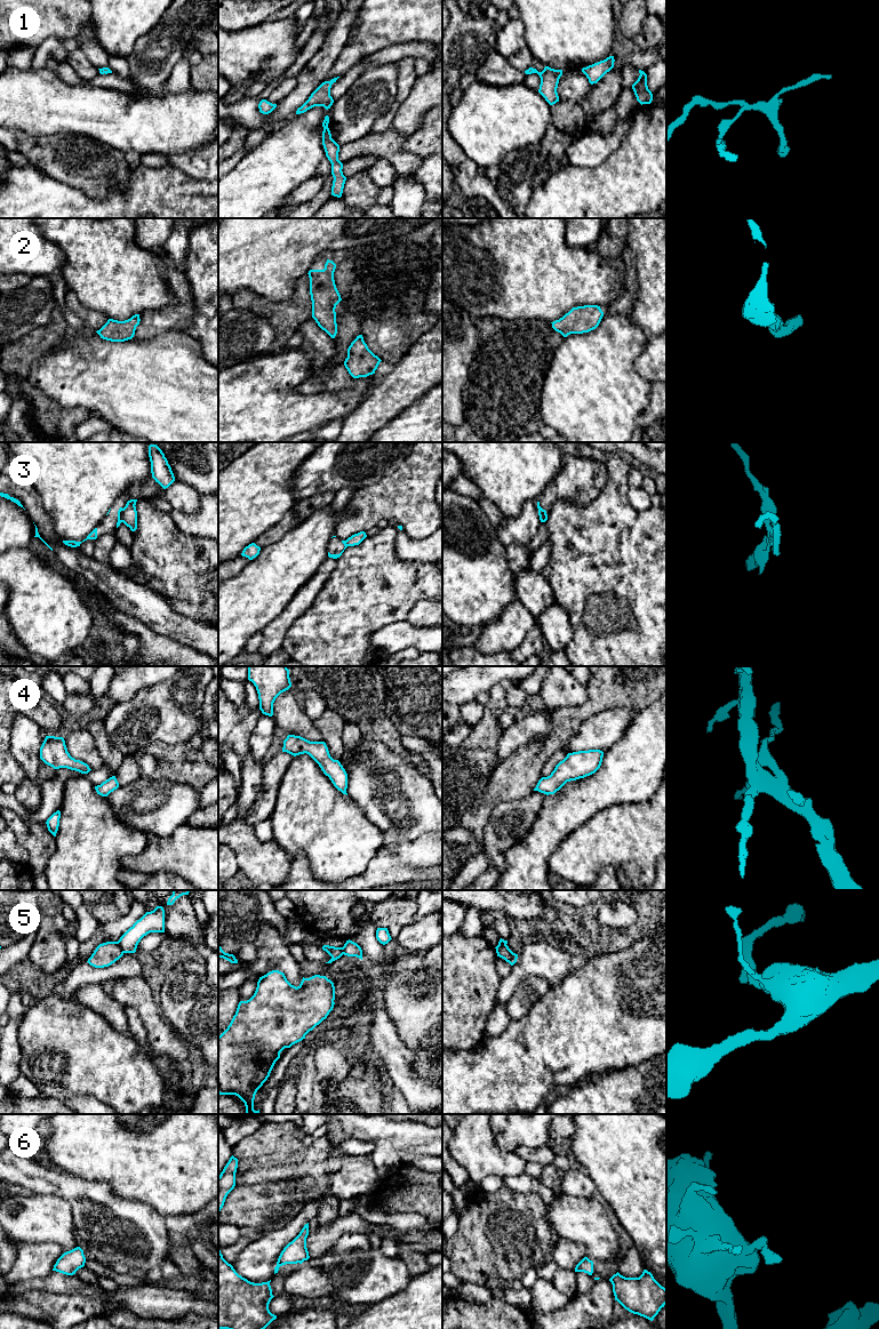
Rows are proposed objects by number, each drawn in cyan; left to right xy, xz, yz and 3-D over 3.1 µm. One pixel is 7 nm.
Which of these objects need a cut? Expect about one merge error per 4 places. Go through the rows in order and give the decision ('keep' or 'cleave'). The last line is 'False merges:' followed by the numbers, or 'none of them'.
1: keep
2: keep
3: cleave
4: keep
5: cleave
6: keep
False merges: 3, 5

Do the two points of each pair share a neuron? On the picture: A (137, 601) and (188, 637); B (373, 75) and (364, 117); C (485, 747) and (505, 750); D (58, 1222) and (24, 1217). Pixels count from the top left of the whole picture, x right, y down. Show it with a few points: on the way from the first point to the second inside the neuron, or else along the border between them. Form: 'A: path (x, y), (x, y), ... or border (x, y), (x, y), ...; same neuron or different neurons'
A: path (150, 608), (164, 621), (175, 625); same neuron
B: path (373, 86), (373, 94), (364, 103), (364, 106); same neuron
C: border (504, 730), (498, 743), (497, 762); different neurons
D: path (50, 1221), (48, 1218), (32, 1218); same neuron

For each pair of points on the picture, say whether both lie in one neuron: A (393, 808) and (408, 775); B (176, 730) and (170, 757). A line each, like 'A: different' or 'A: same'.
A: same
B: different

